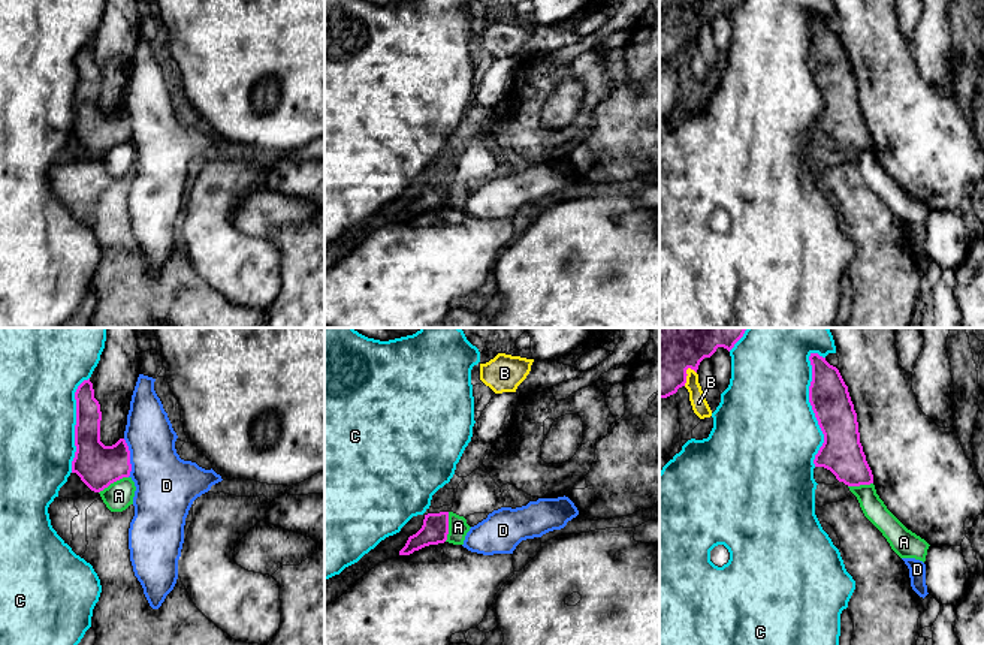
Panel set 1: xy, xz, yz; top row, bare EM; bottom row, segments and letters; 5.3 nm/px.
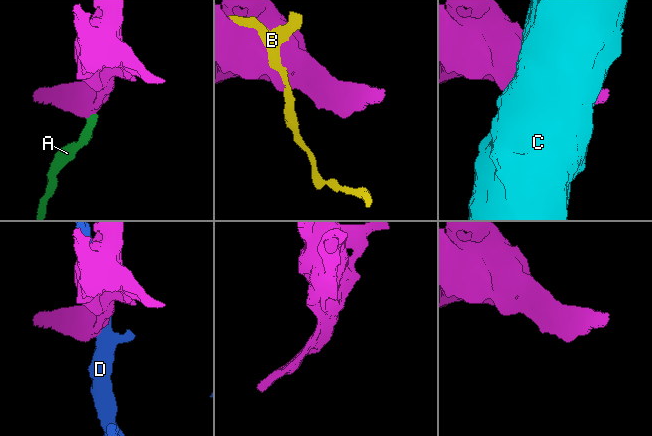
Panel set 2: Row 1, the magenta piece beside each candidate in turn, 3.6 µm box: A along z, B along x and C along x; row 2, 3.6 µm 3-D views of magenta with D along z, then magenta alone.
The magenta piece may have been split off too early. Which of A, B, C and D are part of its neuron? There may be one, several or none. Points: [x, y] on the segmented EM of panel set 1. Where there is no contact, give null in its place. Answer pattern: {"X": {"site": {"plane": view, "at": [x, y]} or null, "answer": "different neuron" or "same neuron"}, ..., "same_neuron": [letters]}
{"A": {"site": {"plane": "xy", "at": [112, 482]}, "answer": "different neuron"}, "B": {"site": {"plane": "yz", "at": [685, 376]}, "answer": "different neuron"}, "C": {"site": {"plane": "yz", "at": [812, 409]}, "answer": "different neuron"}, "D": {"site": {"plane": "xy", "at": [129, 458]}, "answer": "different neuron"}, "same_neuron": []}

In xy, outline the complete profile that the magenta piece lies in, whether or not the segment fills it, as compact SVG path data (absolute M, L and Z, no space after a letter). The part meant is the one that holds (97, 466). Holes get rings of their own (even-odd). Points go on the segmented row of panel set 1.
M84 380L76 392L75 458L72 473L94 492L129 477L132 471L130 450L124 438L112 446L100 441L100 404L94 398L93 383Z

